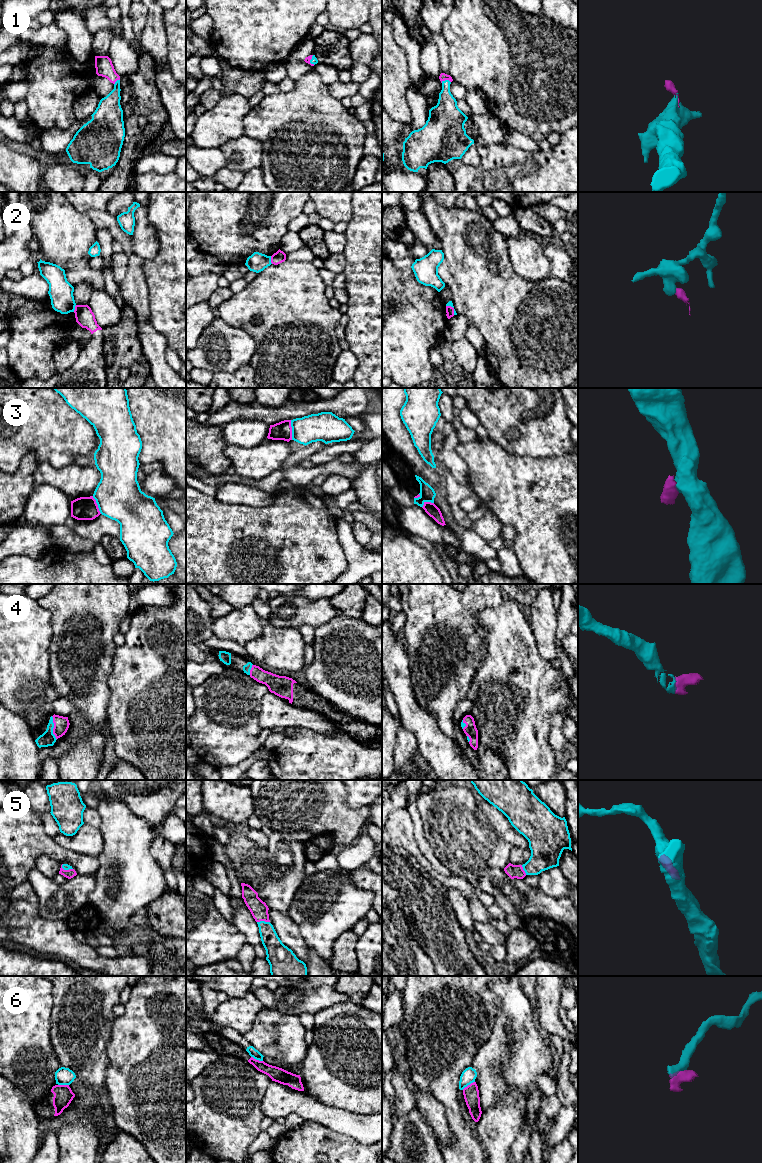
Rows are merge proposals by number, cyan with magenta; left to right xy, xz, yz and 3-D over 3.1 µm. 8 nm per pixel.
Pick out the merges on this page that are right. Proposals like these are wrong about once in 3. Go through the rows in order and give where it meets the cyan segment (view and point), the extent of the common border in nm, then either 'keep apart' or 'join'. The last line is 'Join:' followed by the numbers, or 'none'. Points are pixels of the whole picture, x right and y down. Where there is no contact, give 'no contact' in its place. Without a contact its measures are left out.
1: meets cyan in yz at (446, 80); contact 80 nm long; join
2: meets cyan in xz at (270, 260); contact 70 nm long; keep apart
3: meets cyan in xz at (292, 430); contact 160 nm long; keep apart
4: meets cyan in xy at (53, 727); contact 200 nm long; join
5: meets cyan in xz at (263, 921); contact 100 nm long; join
6: meets cyan in yz at (468, 1084); contact 120 nm long; keep apart
Join: 1, 4, 5

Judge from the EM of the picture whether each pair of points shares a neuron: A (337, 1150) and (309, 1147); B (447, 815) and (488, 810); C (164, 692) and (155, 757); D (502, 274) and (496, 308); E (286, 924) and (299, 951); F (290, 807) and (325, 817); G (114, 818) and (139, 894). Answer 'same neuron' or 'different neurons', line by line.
A: same neuron
B: different neurons
C: same neuron
D: same neuron
E: same neuron
F: same neuron
G: same neuron

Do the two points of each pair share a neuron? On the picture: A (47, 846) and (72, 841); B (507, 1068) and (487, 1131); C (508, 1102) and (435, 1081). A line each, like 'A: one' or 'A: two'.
A: two
B: two
C: two

